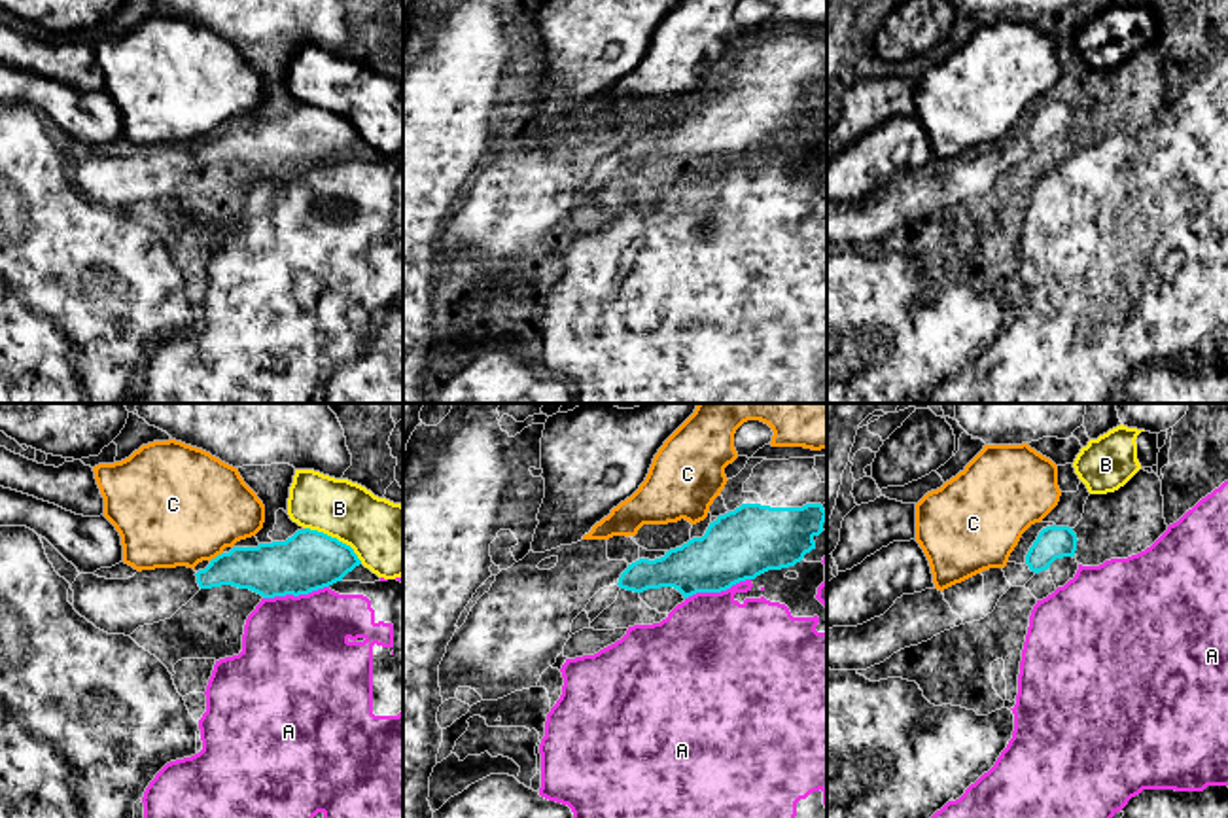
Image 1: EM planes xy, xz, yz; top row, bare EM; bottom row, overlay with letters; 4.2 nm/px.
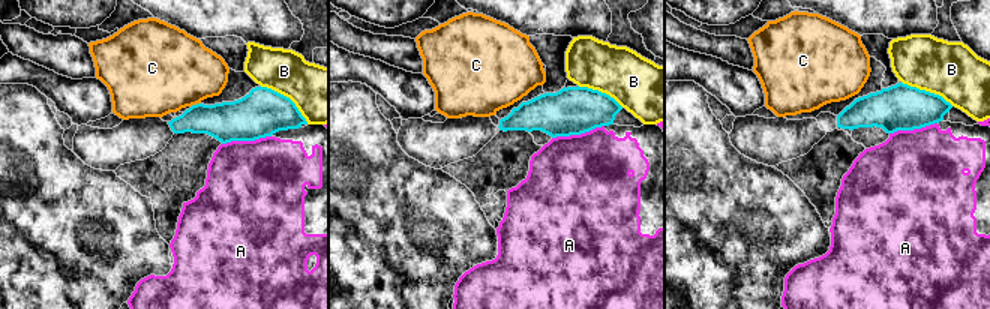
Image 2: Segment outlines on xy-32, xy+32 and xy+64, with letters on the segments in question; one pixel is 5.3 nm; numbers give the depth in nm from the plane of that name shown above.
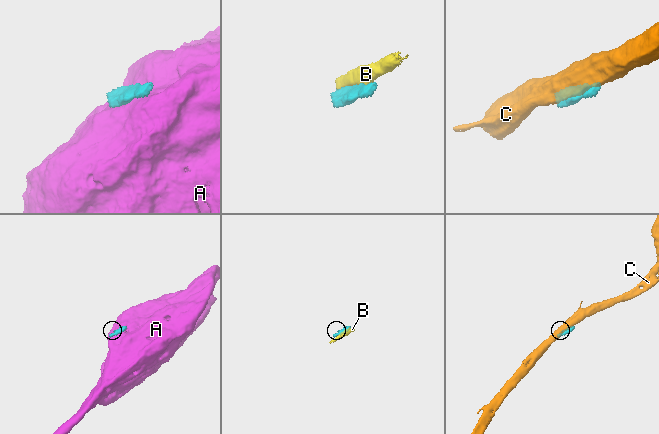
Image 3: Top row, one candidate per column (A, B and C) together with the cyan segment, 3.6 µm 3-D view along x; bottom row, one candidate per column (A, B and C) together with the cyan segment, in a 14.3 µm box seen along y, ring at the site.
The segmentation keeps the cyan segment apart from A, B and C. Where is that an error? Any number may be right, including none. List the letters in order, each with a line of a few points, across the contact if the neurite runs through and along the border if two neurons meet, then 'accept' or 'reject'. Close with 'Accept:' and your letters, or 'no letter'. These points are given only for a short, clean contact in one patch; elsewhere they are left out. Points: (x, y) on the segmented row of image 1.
A: reject
B: reject
C: reject
Accept: no letter

